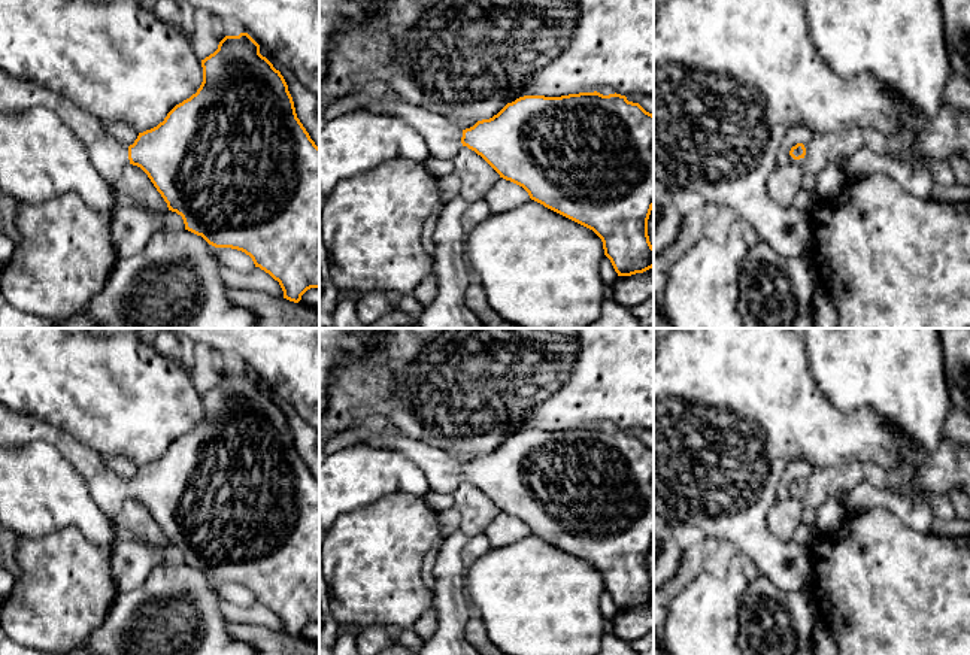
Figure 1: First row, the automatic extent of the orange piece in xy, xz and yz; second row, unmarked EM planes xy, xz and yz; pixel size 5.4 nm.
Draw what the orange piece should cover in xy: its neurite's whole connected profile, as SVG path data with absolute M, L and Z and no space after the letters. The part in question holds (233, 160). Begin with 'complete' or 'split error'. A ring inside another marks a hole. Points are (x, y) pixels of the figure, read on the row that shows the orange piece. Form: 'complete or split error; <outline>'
split error; M248 34L225 36L218 49L201 60L203 82L195 94L176 104L157 127L139 133L127 146L113 137L91 113L67 95L0 69L0 113L21 113L33 107L54 112L79 137L93 167L107 182L121 179L128 164L140 167L167 203L182 216L185 230L201 236L215 248L231 248L249 255L255 264L279 282L284 298L298 303L310 288L319 288L319 148L295 113L288 85L279 70L260 54L260 45Z

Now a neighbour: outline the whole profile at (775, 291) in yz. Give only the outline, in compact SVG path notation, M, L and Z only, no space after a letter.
M764 240L749 245L739 275L742 328L815 328L812 297L816 286L816 273L806 257L783 257Z

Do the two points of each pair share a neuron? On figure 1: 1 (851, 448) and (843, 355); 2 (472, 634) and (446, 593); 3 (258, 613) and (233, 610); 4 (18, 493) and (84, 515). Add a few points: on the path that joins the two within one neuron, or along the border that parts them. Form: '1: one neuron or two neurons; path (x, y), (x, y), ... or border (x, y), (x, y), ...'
1: two neurons; border (821, 390), (845, 412), (872, 408), (882, 418)
2: two neurons; border (475, 615), (466, 625), (466, 639)
3: one neuron; path (252, 613), (239, 613)
4: one neuron; path (35, 493), (55, 496), (67, 503)

